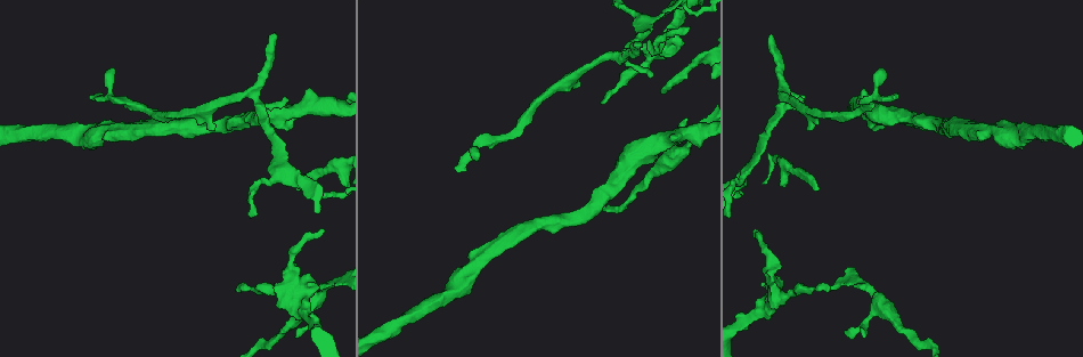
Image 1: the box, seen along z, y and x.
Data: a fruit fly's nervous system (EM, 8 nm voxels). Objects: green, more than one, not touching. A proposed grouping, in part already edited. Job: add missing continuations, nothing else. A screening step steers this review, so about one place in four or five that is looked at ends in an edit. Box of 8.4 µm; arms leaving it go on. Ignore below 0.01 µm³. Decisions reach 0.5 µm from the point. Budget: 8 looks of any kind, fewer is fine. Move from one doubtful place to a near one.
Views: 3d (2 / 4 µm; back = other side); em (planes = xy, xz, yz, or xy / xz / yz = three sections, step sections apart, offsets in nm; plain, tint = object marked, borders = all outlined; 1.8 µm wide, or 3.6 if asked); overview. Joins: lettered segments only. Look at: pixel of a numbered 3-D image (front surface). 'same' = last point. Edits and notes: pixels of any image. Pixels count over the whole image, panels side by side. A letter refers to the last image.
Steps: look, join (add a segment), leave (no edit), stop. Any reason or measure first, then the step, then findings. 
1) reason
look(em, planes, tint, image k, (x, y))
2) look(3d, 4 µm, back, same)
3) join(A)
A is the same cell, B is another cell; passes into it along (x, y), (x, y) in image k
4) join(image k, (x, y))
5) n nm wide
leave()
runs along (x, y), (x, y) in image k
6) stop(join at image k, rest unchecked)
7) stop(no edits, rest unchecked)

tapers out
look(3d, 4 µm, image 1, (892, 95))

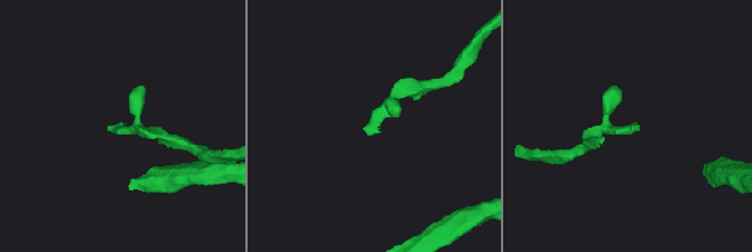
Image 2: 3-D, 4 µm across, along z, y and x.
now the EM
look(em, planes, borders, image 2, (366, 129))

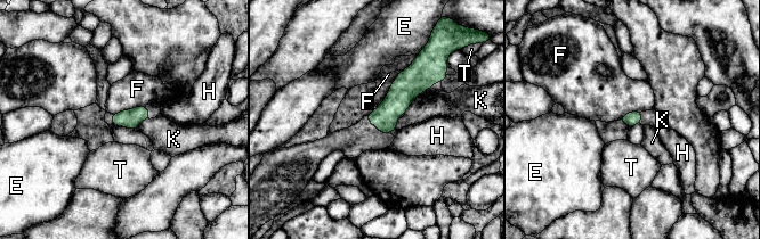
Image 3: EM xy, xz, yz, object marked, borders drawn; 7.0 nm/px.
F touches over 440 nm
leave()
E, F, H, K and T are other cells; border along (417, 56), (398, 74), (379, 106) in image 3; none of them fits

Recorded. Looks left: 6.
branch stops here
look(em, yz, step 4, borders, image 1, (771, 35))

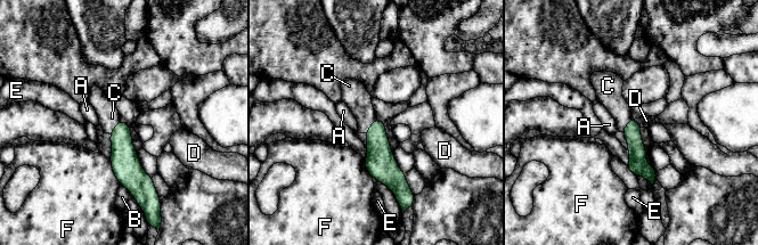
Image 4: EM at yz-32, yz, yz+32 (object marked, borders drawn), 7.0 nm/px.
look(em, planes, borders, same)

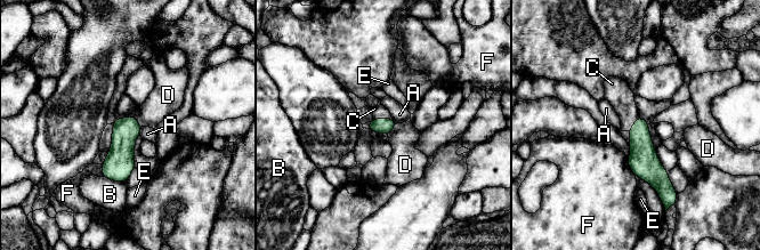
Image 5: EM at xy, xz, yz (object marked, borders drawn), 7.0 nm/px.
110 nm wide
join(C)
C is the same cell, A, B, D, E and F are other cells; the neuron continues

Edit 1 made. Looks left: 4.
free end
look(3d, 2 µm, image 1, (818, 187))

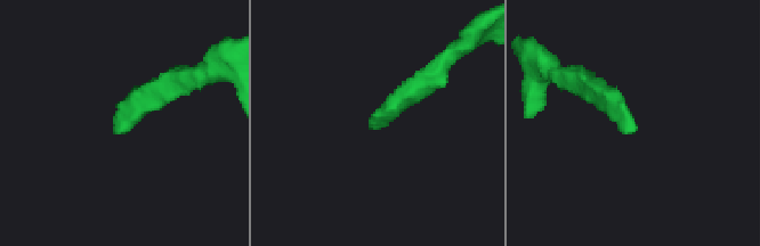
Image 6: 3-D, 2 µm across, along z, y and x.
look(em, planes, plain, image 6, (633, 133))

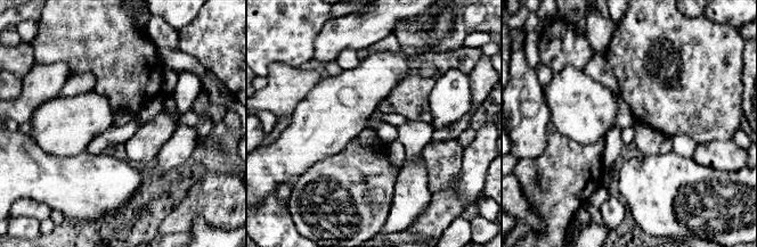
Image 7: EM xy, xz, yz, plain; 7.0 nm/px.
look(em, planes, borders, same)

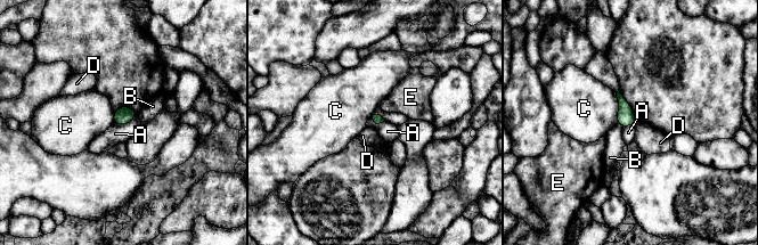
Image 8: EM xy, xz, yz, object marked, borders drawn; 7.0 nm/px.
leave()
A, B, C, D and E are other cells; border along (136, 116), (123, 124), (114, 123) in image 8; none of them fits

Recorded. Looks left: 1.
stop(join at image 5, rest unchecked)

